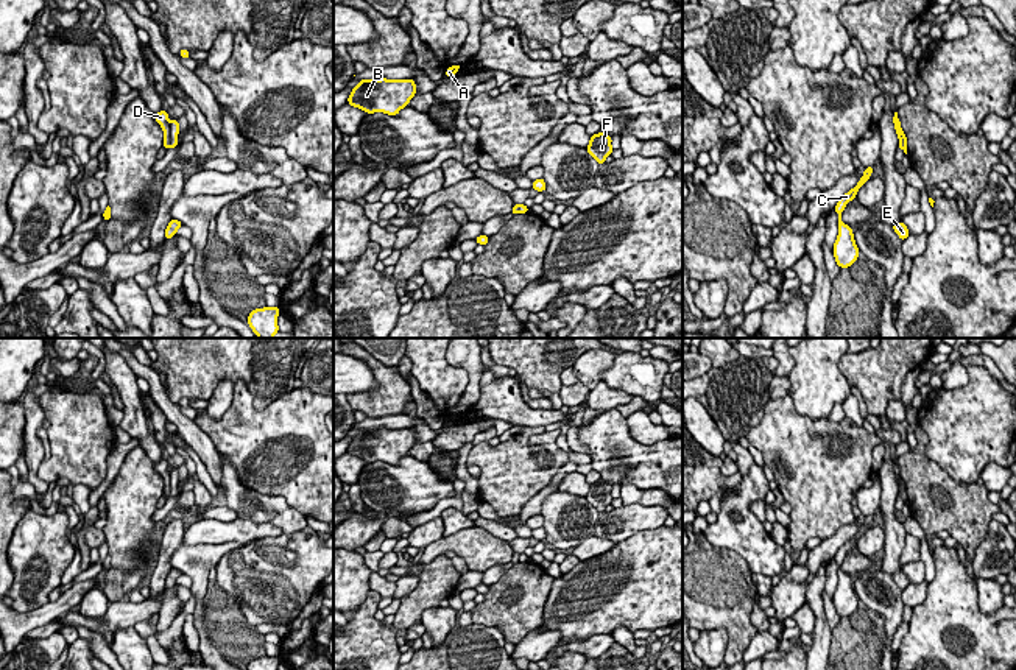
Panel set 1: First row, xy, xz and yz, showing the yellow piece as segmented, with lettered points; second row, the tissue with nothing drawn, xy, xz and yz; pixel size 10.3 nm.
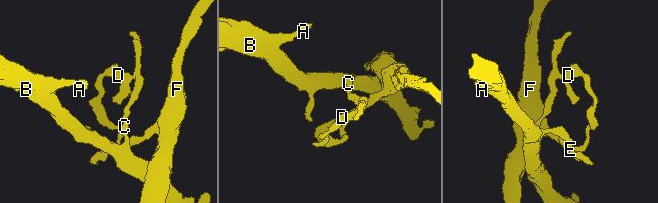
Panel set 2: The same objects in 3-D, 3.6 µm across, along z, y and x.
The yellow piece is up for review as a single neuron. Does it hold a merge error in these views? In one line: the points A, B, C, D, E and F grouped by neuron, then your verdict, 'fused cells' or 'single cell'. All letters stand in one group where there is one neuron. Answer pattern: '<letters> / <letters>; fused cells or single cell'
A B C / D E F; fused cells

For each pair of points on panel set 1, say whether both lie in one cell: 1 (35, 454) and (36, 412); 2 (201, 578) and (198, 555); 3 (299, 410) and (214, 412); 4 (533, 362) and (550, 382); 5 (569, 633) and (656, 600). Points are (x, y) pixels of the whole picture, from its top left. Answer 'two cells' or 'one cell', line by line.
1: one cell
2: one cell
3: two cells
4: one cell
5: one cell

